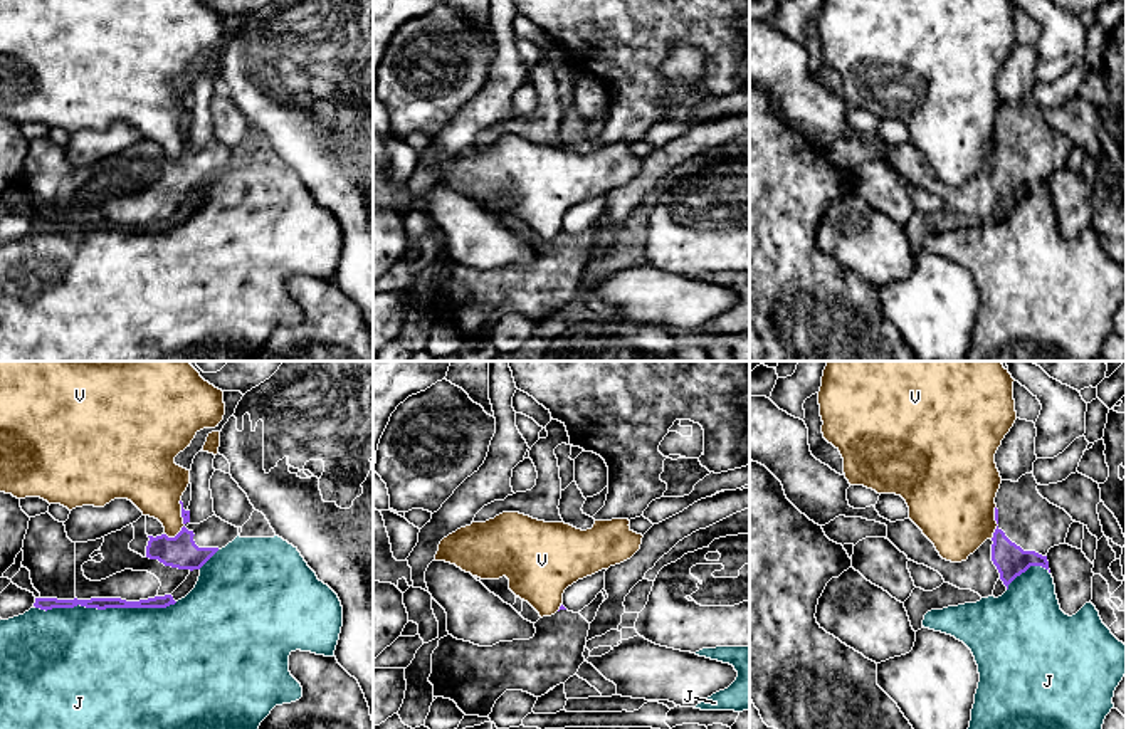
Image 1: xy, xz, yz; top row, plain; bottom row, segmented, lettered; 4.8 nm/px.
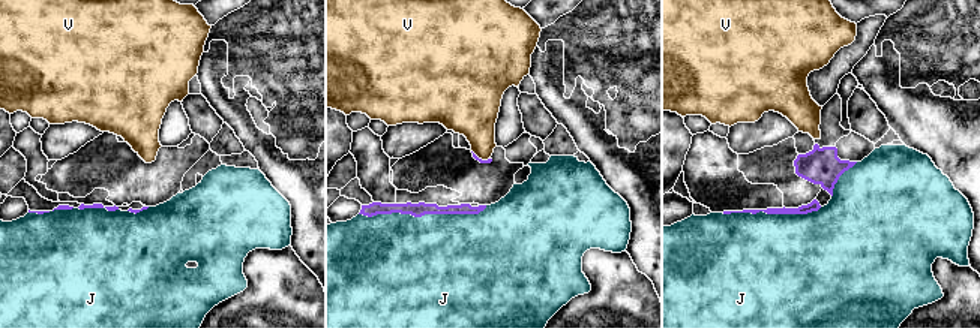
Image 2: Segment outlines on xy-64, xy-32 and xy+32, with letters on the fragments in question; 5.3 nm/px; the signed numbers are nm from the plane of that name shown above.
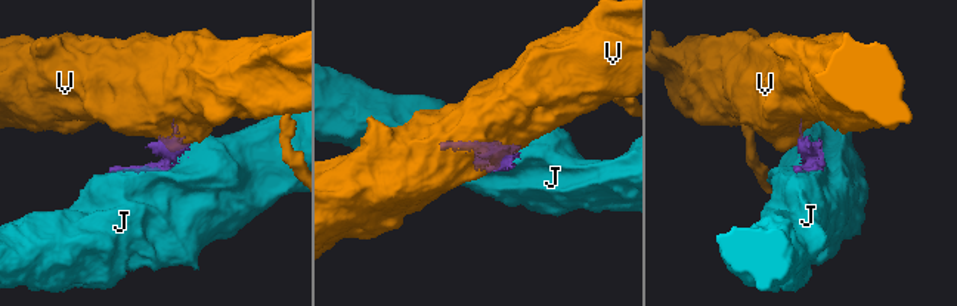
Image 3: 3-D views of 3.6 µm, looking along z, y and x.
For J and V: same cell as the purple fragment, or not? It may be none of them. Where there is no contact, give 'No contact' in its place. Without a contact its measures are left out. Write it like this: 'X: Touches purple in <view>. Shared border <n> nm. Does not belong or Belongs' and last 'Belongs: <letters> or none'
J: Touches purple in xy. Shared border 700 nm. Does not belong
V: Touches purple in xy. Shared border 200 nm. Does not belong
Belongs: none

